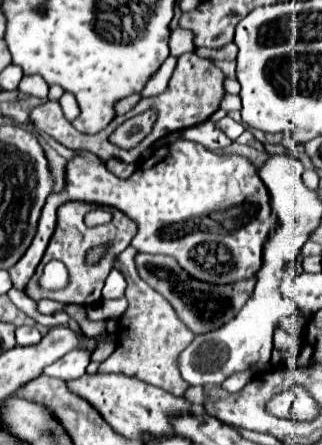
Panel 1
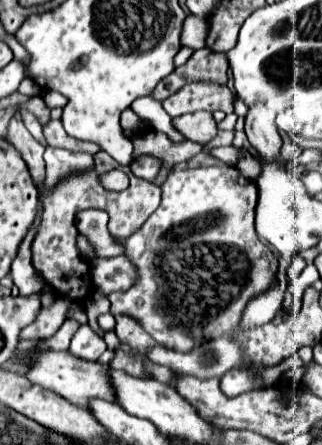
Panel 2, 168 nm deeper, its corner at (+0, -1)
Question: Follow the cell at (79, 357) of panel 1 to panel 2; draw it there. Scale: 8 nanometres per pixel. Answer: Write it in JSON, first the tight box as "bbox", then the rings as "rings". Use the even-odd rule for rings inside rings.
{"bbox":[68,325,106,361],"rings":[[[82,325],[82,327],[74,333],[68,351],[70,351],[74,357],[78,357],[78,359],[98,361],[98,357],[106,351],[106,343],[104,343],[104,339],[100,339],[100,337],[90,329],[90,325]]]}

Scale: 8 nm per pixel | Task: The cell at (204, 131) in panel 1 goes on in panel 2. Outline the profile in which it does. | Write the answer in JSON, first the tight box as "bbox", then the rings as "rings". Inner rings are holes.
{"bbox":[236,149,261,182],"rings":[[[240,149],[240,159],[238,159],[236,167],[244,177],[254,182],[261,173],[260,163],[246,149]]]}

